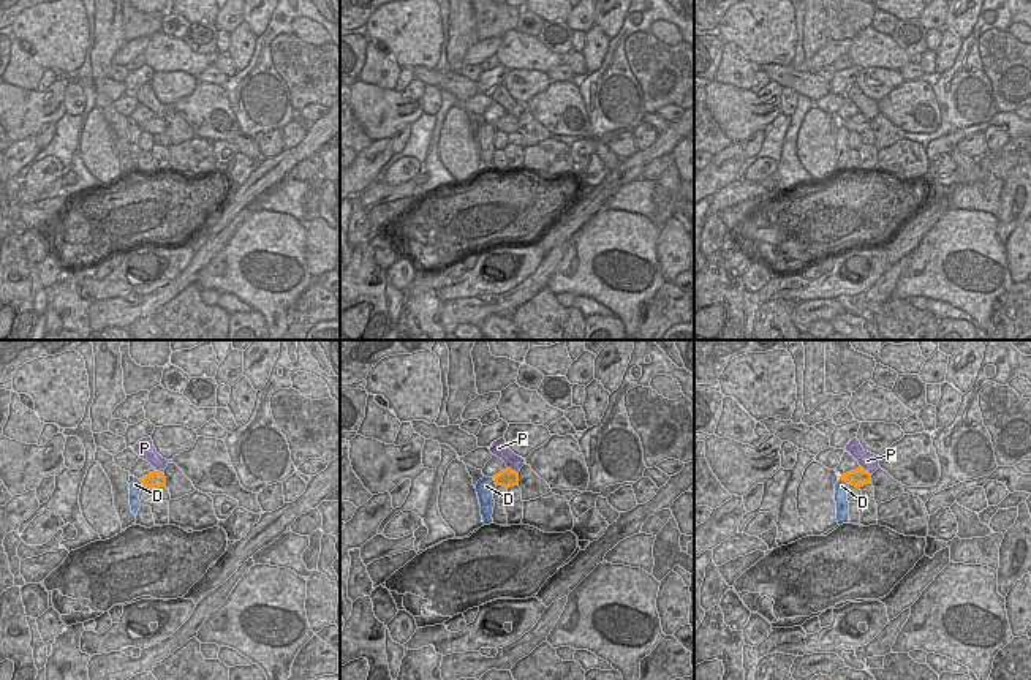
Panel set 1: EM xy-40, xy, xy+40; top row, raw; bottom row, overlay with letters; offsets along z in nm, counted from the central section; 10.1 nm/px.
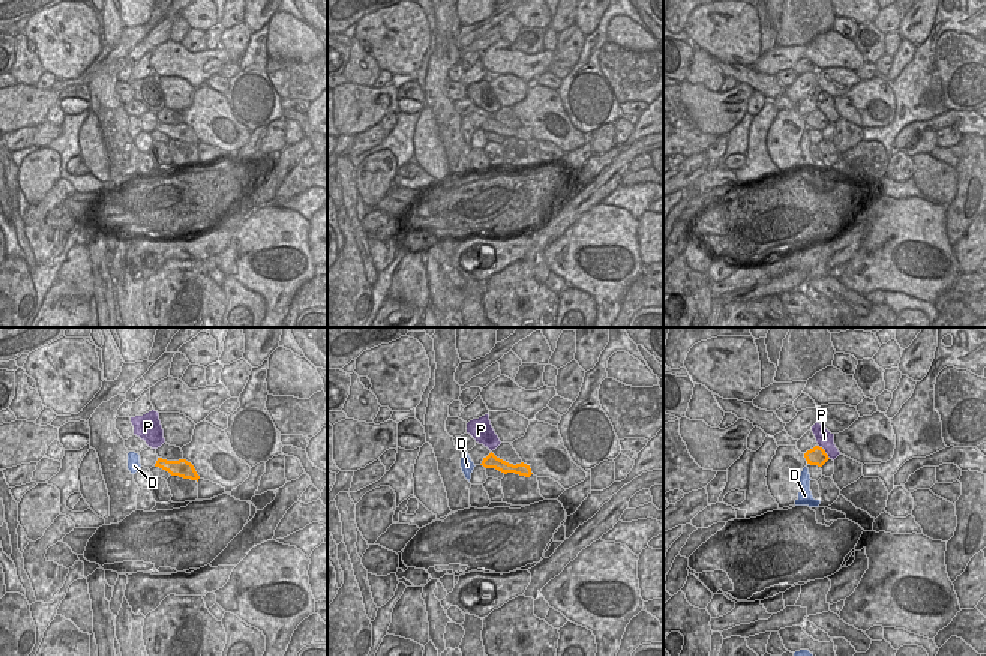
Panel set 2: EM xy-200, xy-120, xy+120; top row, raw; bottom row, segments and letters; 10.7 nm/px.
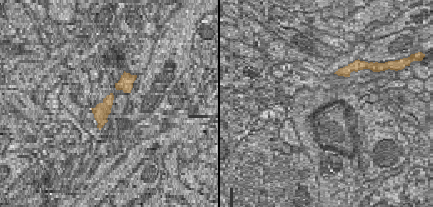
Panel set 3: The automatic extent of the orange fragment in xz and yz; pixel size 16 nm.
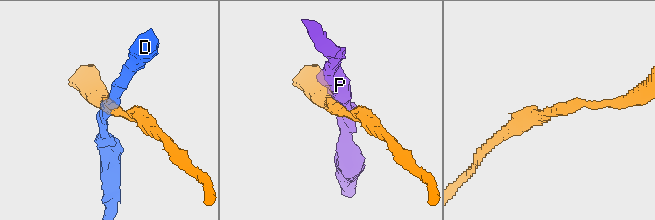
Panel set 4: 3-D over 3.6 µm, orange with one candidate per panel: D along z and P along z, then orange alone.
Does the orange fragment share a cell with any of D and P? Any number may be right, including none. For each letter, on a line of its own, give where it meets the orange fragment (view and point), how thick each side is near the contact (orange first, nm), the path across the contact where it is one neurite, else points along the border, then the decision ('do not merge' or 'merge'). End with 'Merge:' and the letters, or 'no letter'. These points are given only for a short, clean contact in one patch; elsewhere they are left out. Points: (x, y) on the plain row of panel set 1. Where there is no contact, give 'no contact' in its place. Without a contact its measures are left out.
D: xy+40 (845, 125) | 190/130 nm | along xy+40 (840, 124), (849, 130) | do not merge
P: xy+40 (864, 116) | 190/180 nm | do not merge
Merge: no letter

